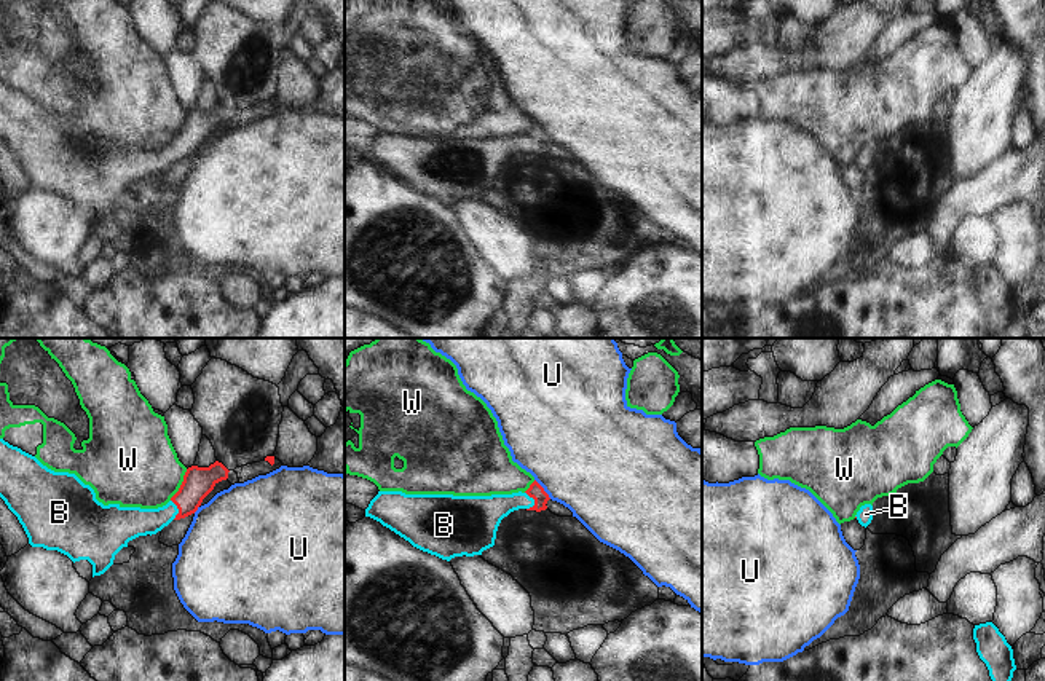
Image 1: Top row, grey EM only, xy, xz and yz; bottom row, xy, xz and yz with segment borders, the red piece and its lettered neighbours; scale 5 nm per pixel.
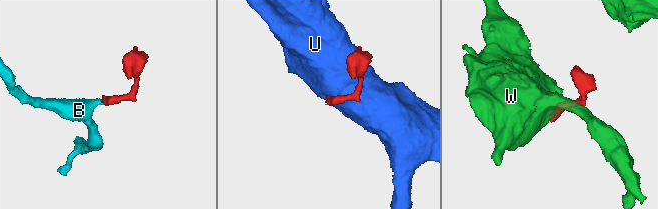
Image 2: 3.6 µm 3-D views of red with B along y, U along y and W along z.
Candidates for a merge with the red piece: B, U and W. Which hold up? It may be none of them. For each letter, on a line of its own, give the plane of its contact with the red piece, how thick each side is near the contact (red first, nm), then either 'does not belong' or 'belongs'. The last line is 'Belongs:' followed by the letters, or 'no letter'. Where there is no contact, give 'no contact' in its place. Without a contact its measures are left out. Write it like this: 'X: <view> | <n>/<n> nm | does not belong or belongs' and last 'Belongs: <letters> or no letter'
B: xz | 80/160 nm | belongs
U: xz | 80/500 nm | does not belong
W: xy | 160/420 nm | does not belong
Belongs: B

